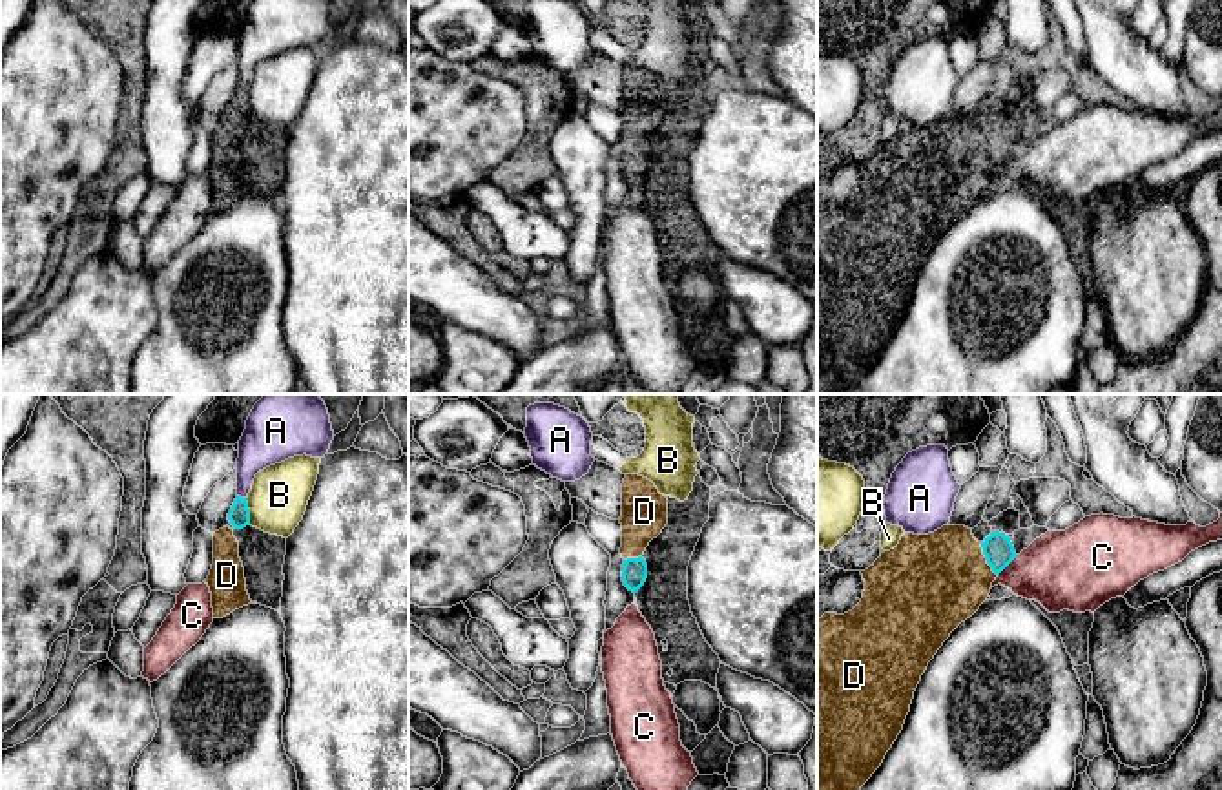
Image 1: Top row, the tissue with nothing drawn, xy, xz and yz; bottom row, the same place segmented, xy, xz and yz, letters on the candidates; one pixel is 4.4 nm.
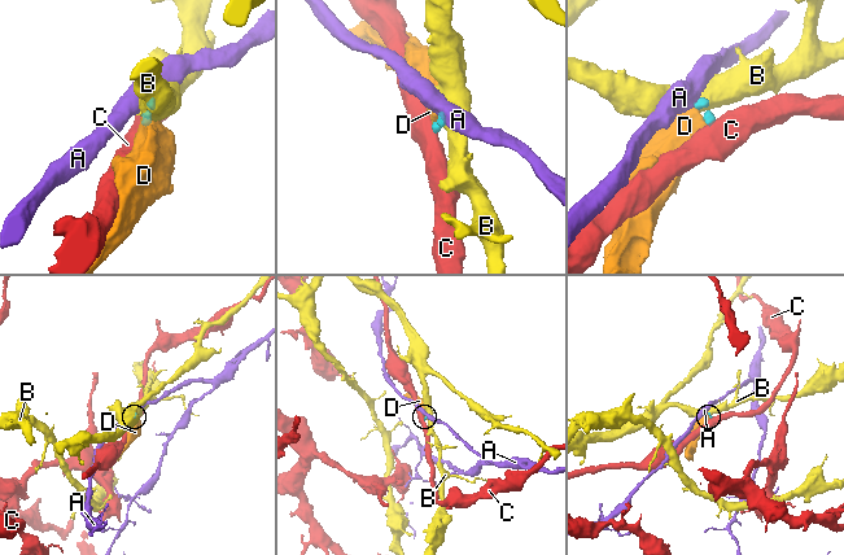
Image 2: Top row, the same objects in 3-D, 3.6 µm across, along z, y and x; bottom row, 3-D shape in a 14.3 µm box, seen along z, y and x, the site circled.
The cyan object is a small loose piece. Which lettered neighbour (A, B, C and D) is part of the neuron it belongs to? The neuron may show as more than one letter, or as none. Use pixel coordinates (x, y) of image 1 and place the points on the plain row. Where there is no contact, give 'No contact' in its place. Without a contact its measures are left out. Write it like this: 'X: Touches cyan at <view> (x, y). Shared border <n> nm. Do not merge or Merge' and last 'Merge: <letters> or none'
A: Touches cyan at xy (239, 88). Shared border 40 nm. Do not merge
B: Touches cyan at xy (248, 103). Shared border 120 nm. Do not merge
C: Touches cyan at yz (1007, 155). Shared border 130 nm. Do not merge
D: Touches cyan at yz (985, 148). Shared border 170 nm. Merge
Merge: D

